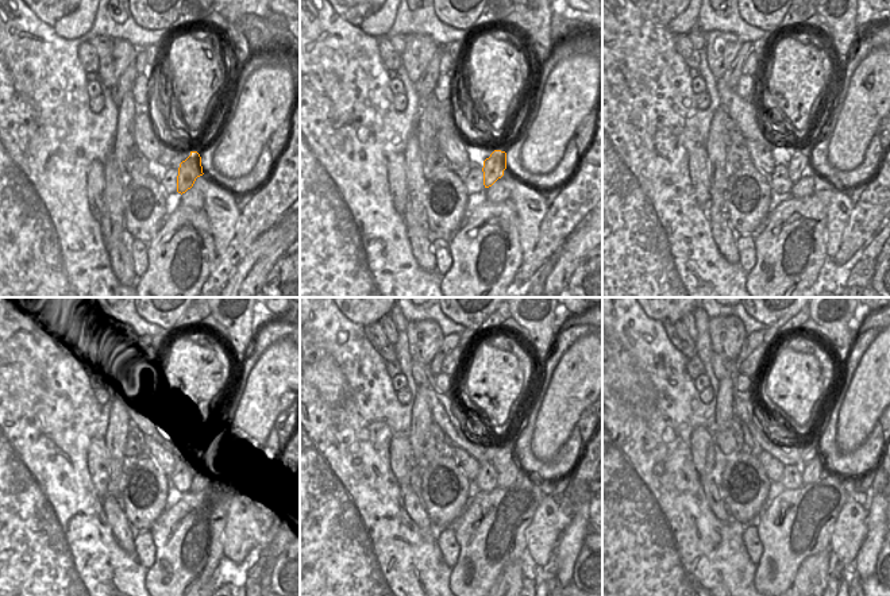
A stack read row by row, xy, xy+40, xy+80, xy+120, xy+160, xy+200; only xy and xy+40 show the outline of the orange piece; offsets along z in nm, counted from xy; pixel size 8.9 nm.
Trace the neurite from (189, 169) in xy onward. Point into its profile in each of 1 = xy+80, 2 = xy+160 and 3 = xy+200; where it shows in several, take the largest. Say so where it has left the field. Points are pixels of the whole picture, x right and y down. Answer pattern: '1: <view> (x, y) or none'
1: xy+80 (802, 158)
2: xy+160 (504, 453)
3: xy+200 (809, 450)

